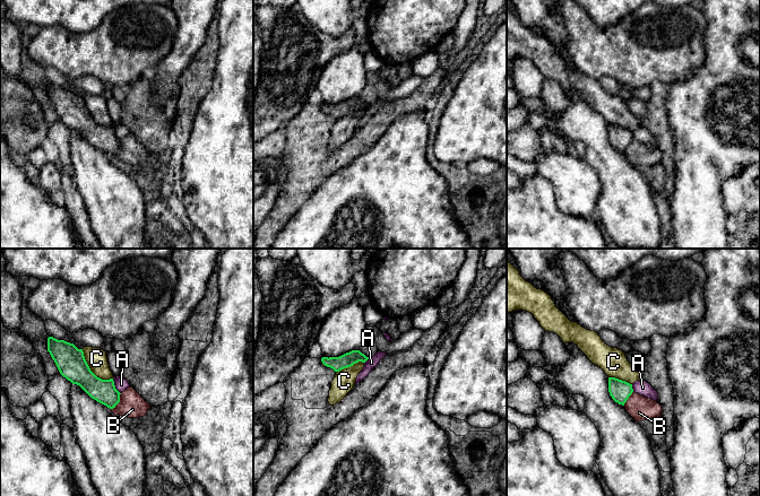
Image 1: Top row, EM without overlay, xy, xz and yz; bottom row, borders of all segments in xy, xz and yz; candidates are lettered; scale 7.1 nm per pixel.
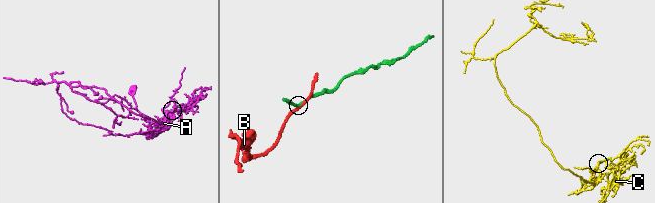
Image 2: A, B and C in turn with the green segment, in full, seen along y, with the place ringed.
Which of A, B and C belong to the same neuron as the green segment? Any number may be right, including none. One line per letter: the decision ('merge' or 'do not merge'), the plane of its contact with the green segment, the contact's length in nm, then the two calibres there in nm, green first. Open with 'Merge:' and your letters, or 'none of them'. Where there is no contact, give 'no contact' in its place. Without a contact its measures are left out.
Merge: none of them
A: do not merge | xy | 130 nm | 170/90 nm
B: do not merge | xy | 140 nm | 170/180 nm
C: do not merge | xy | 300 nm | 200/150 nm

